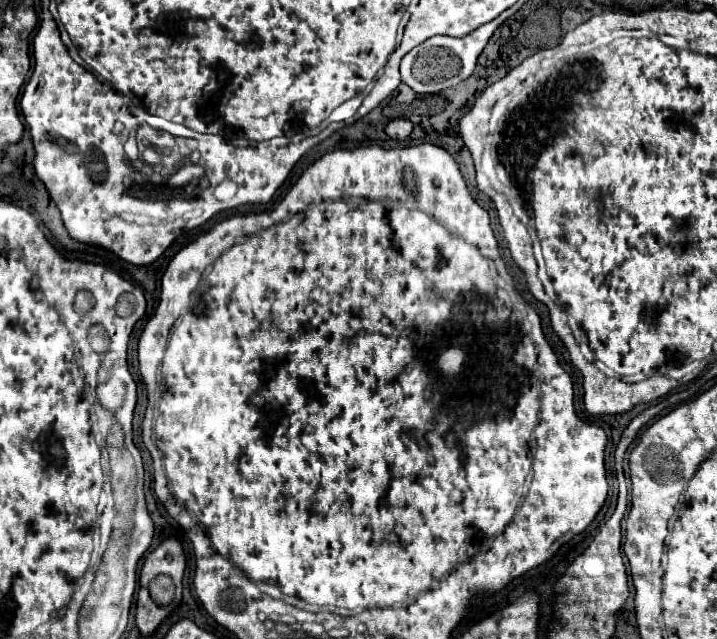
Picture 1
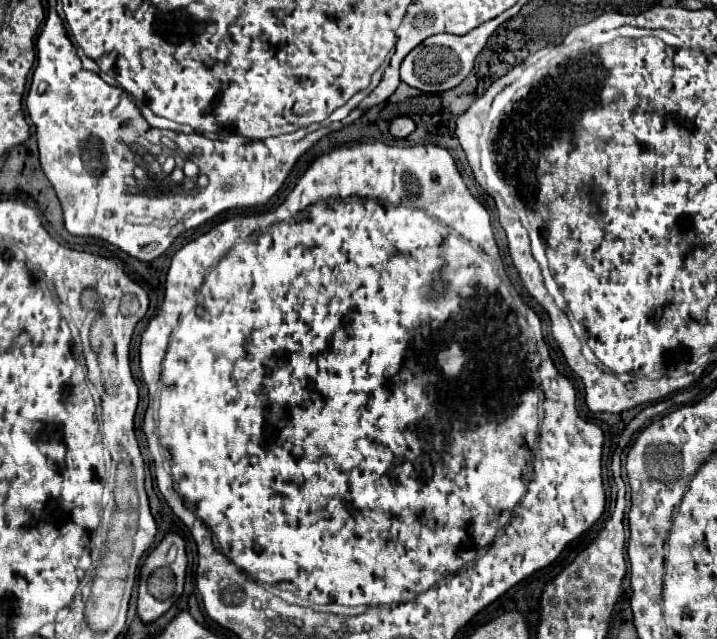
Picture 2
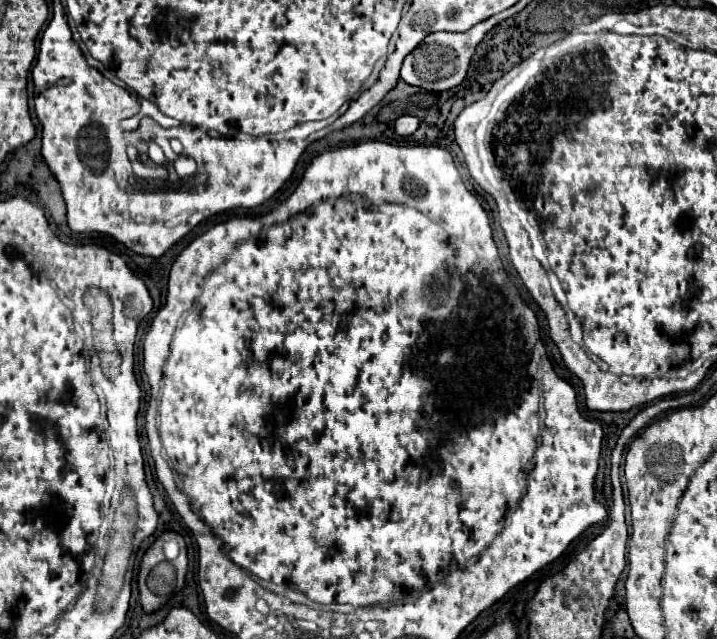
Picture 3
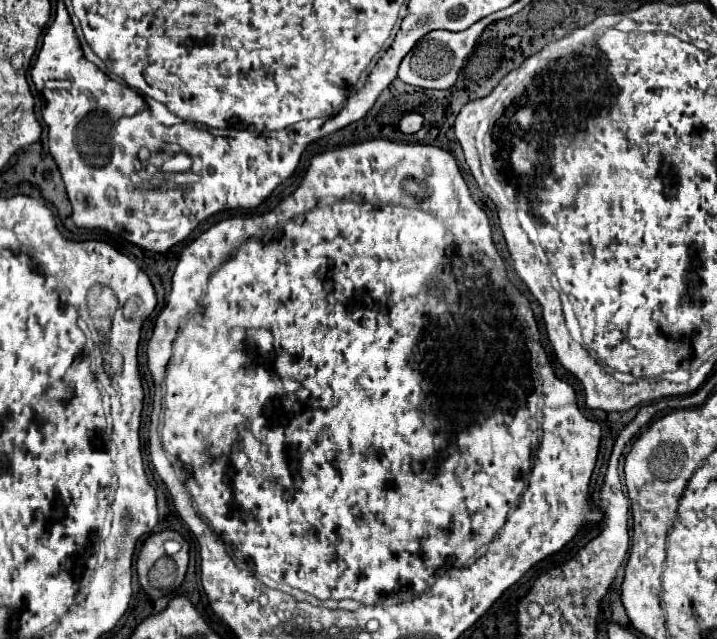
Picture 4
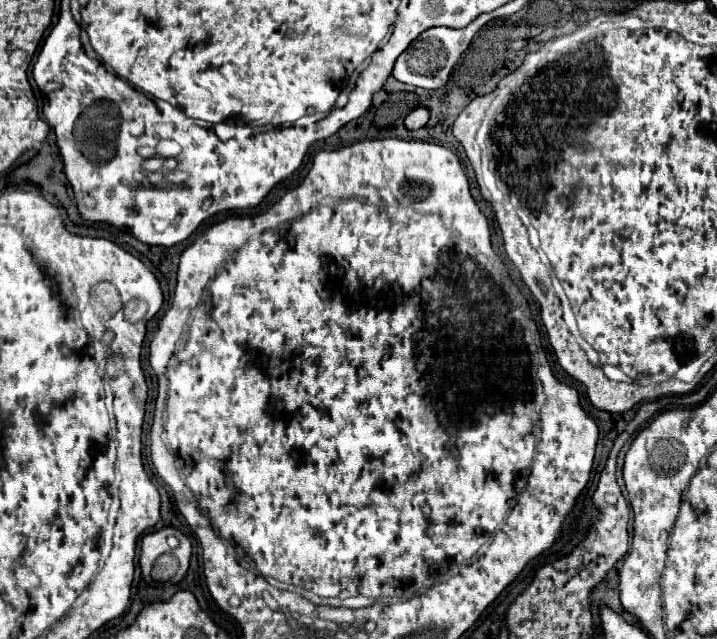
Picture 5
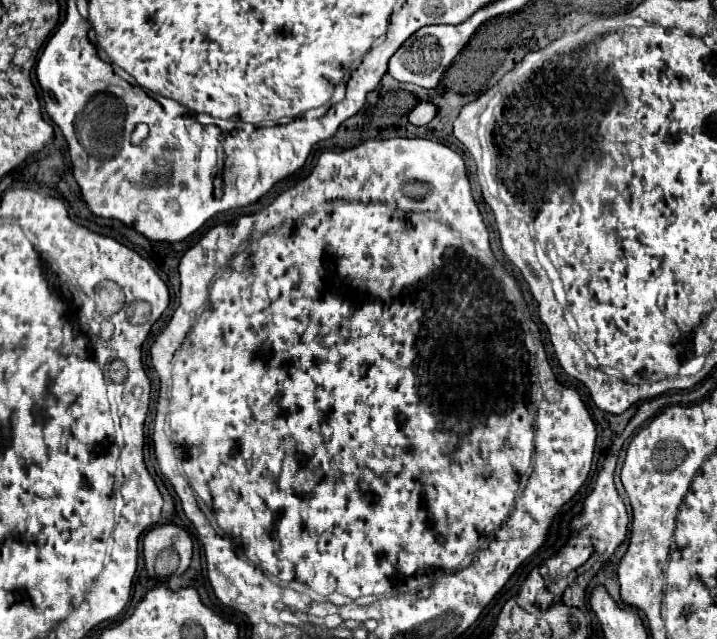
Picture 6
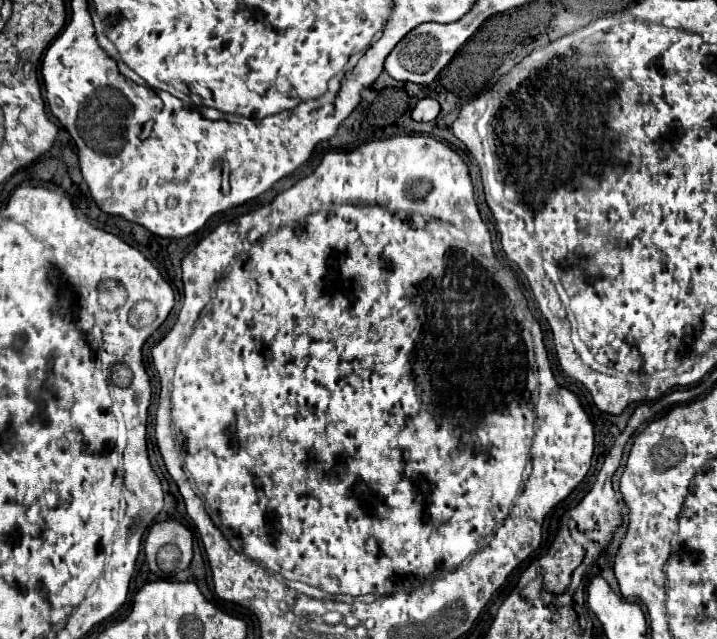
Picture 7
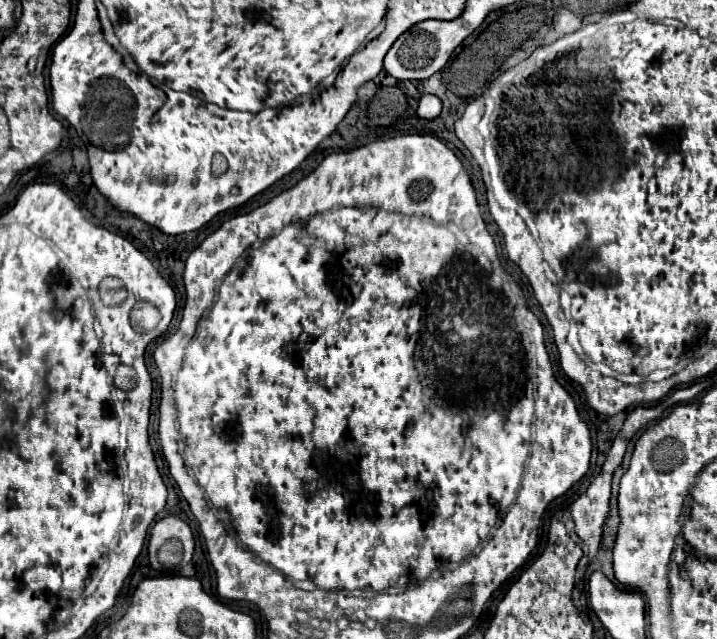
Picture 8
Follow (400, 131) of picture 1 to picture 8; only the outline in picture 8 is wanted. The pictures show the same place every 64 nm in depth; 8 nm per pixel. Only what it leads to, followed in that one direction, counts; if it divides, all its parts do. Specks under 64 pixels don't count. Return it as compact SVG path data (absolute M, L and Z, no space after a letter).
M424 94L424 96L420 98L418 112L416 112L420 118L432 120L432 118L440 116L440 112L442 112L442 100L440 100L438 96L434 96L434 94Z

